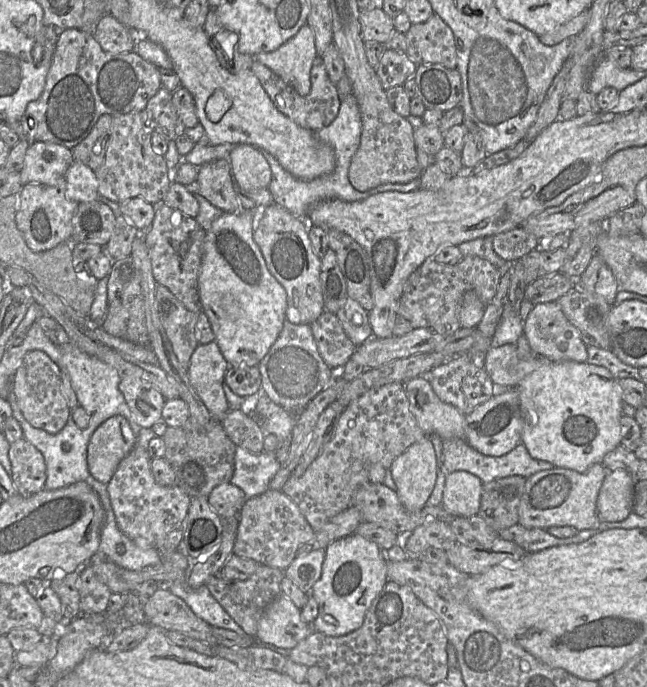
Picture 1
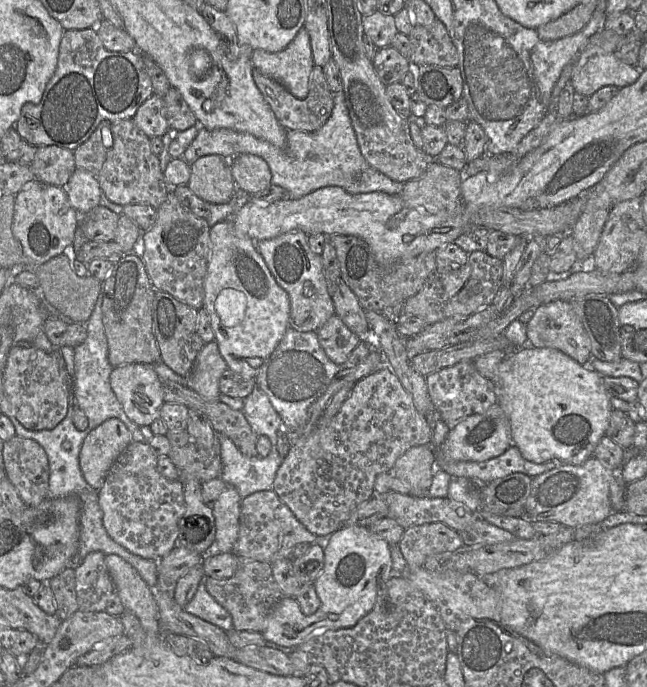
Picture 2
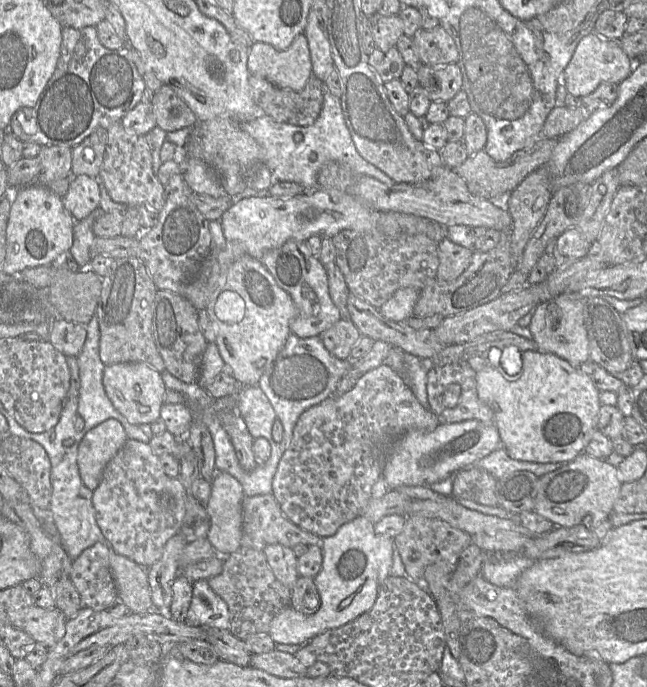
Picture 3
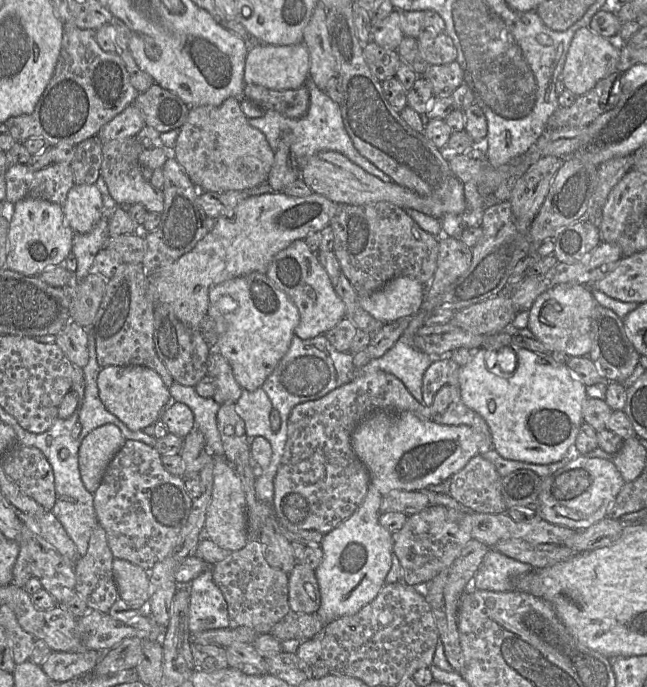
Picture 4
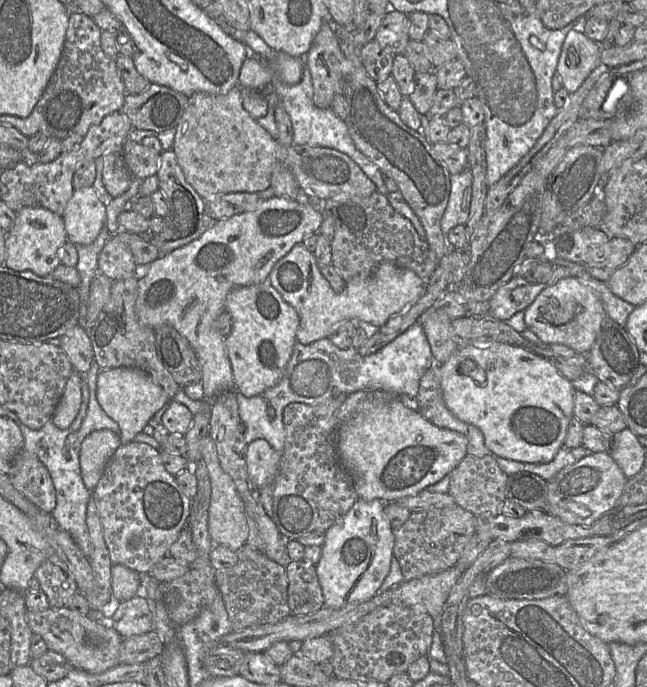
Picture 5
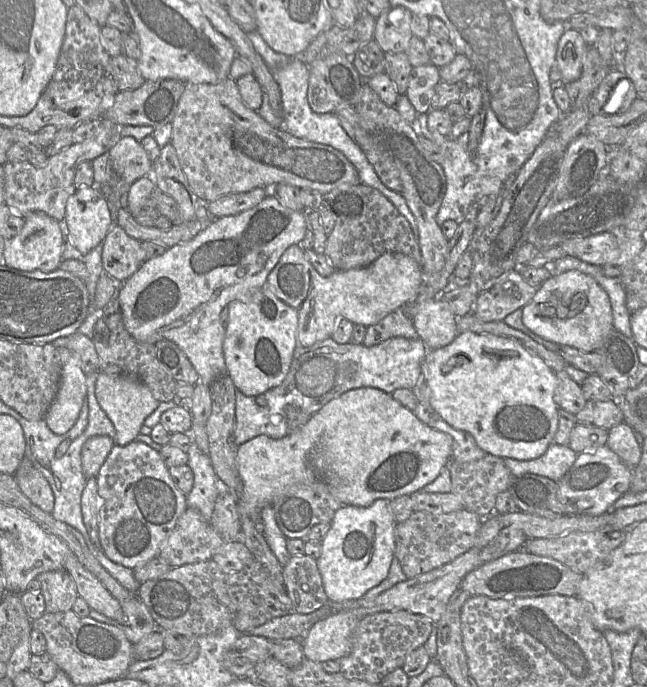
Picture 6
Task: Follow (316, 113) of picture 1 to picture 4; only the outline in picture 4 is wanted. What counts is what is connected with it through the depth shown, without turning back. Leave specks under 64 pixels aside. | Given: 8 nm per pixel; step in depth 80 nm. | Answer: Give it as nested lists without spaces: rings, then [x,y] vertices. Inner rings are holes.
[[[246,84],[244,97],[261,106],[265,112],[274,109],[292,119],[304,117],[310,102],[309,91],[305,85],[297,89],[272,90],[260,85]]]

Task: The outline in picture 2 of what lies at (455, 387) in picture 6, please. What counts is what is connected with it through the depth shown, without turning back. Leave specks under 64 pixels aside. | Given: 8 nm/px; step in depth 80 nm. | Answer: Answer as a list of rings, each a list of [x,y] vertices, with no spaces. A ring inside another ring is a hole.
[[[526,341],[514,353],[507,354],[498,365],[492,382],[497,403],[510,423],[511,445],[515,445],[528,461],[581,465],[593,455],[599,440],[606,434],[613,407],[610,403],[611,394],[604,387],[602,376],[560,350],[535,348]]]

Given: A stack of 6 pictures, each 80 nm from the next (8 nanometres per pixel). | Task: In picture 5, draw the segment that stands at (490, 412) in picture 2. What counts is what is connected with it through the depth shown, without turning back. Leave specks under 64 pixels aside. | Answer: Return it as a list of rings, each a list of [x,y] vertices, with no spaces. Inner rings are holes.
[[[378,389],[348,394],[338,411],[336,452],[353,480],[358,499],[395,502],[437,483],[467,455],[467,437],[439,428],[397,395]]]

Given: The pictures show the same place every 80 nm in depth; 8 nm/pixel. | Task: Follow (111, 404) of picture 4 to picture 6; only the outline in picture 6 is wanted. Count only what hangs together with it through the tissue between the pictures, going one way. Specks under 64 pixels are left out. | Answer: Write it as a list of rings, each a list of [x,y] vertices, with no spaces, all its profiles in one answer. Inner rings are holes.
[[[99,372],[95,395],[102,410],[107,414],[116,430],[115,444],[124,446],[136,439],[144,420],[159,406],[150,389],[136,378]]]

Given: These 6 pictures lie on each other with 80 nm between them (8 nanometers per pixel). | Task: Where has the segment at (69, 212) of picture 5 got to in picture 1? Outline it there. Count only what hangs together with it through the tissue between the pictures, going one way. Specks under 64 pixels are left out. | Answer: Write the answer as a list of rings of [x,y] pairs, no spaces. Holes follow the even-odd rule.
[[[74,160],[65,173],[66,197],[76,203],[91,202],[99,199],[98,179],[95,172]]]

